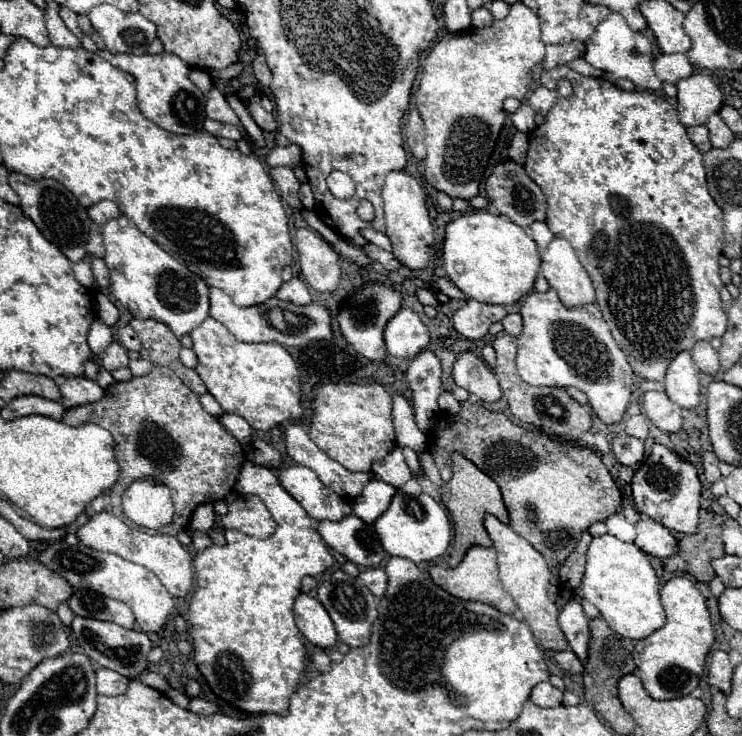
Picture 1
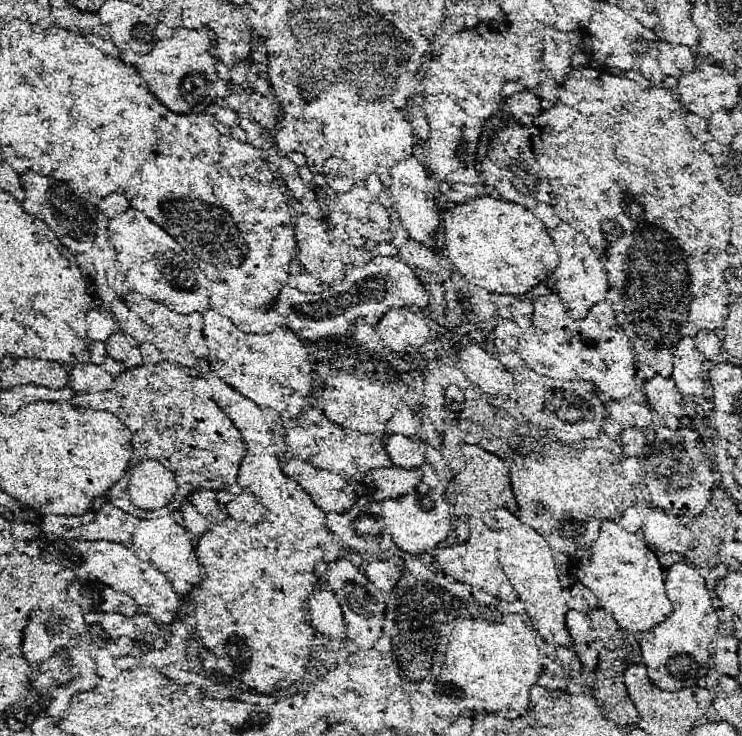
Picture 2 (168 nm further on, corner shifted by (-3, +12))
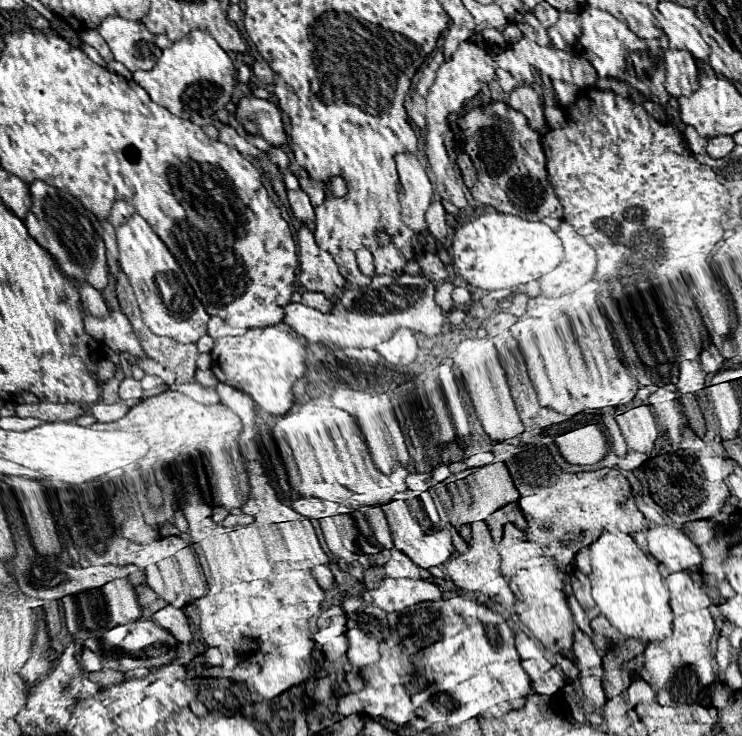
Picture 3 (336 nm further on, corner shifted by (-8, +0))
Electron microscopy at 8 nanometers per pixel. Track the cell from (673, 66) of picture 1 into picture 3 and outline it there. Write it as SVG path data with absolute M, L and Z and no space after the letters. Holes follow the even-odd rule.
M666 50L666 90L670 96L690 96L698 90L698 68L690 52L686 50Z

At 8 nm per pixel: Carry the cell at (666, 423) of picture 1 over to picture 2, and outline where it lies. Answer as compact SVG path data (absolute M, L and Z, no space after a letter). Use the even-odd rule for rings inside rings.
M653 376L647 384L645 384L645 394L649 398L649 402L653 404L653 410L659 418L663 416L681 416L681 408L683 408L683 396L677 392L675 382L669 376Z

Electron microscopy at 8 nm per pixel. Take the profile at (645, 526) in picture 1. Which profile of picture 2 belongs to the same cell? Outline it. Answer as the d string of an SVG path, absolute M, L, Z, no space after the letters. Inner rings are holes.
M653 508L643 520L643 534L645 542L659 552L687 552L693 538L689 530L661 508Z

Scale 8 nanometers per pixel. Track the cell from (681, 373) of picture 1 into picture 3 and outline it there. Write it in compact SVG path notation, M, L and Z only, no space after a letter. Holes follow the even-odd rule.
M684 360L680 362L680 376L678 376L678 392L686 394L686 392L698 392L704 388L704 380L706 380L706 372L700 368L700 362L692 362L692 360Z

